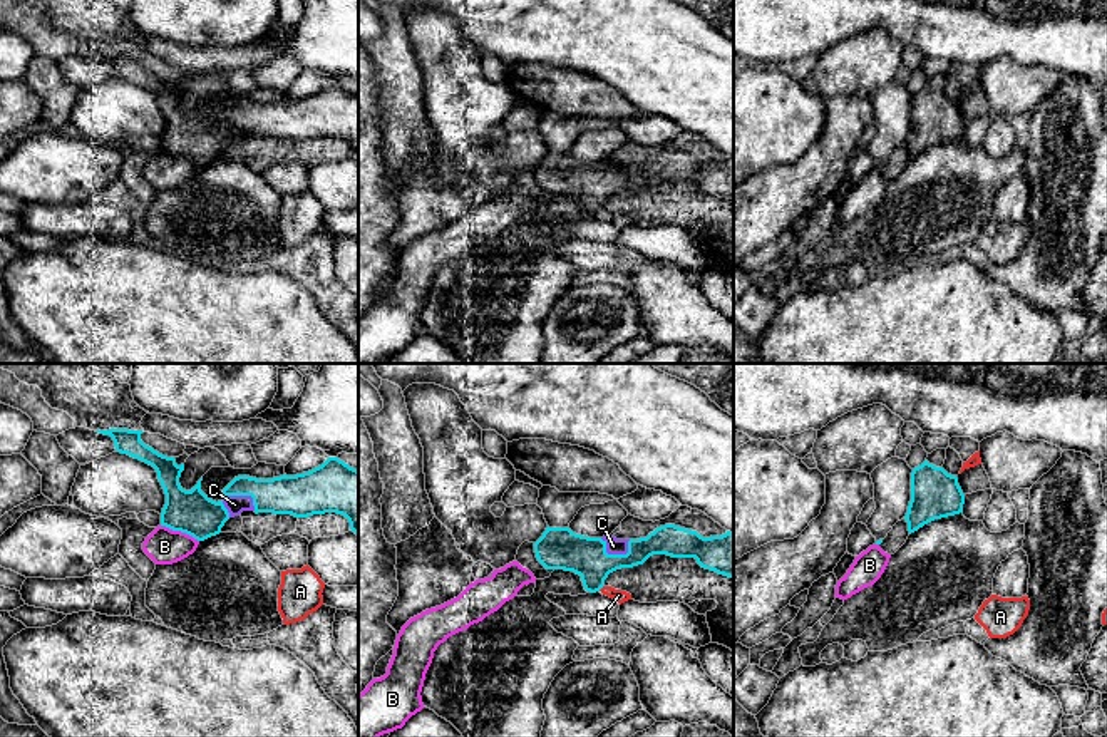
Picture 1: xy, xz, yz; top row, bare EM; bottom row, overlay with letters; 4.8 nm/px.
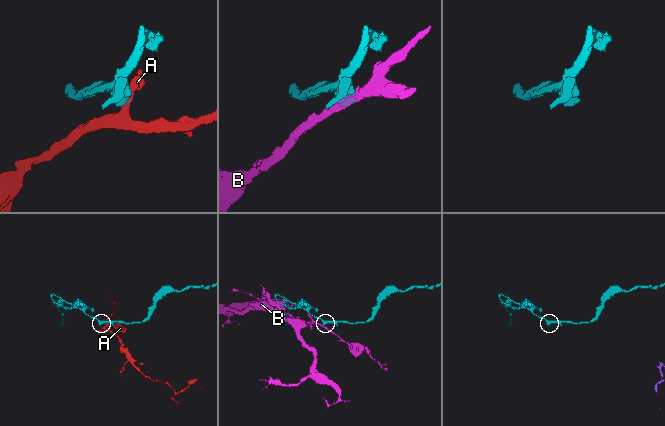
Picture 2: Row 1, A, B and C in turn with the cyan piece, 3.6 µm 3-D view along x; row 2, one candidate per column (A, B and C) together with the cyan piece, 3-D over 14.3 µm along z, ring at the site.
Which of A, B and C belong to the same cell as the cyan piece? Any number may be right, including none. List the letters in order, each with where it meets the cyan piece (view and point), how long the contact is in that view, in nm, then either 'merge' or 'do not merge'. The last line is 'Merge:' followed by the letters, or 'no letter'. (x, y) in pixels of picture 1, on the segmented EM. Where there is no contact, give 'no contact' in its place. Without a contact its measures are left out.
A: meets cyan in xz at (600, 588); contact 40 nm long; do not merge
B: meets cyan in xy at (180, 530); contact 200 nm long; do not merge
C: meets cyan in xz at (612, 555); contact 160 nm long; merge
Merge: C

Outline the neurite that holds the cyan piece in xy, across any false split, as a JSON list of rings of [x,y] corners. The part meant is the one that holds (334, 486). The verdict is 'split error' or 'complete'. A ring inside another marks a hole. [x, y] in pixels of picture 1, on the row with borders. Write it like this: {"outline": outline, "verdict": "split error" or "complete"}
{"outline": [[[109,429],[95,430],[111,436],[116,451],[152,466],[166,494],[161,526],[181,531],[198,541],[221,533],[229,518],[243,511],[291,514],[308,518],[337,513],[348,519],[350,529],[358,536],[358,471],[328,457],[322,466],[296,476],[256,479],[234,477],[224,489],[223,499],[213,501],[201,491],[201,481],[186,491],[179,484],[184,464],[178,466],[141,441],[142,430]]], "verdict": "split error"}

